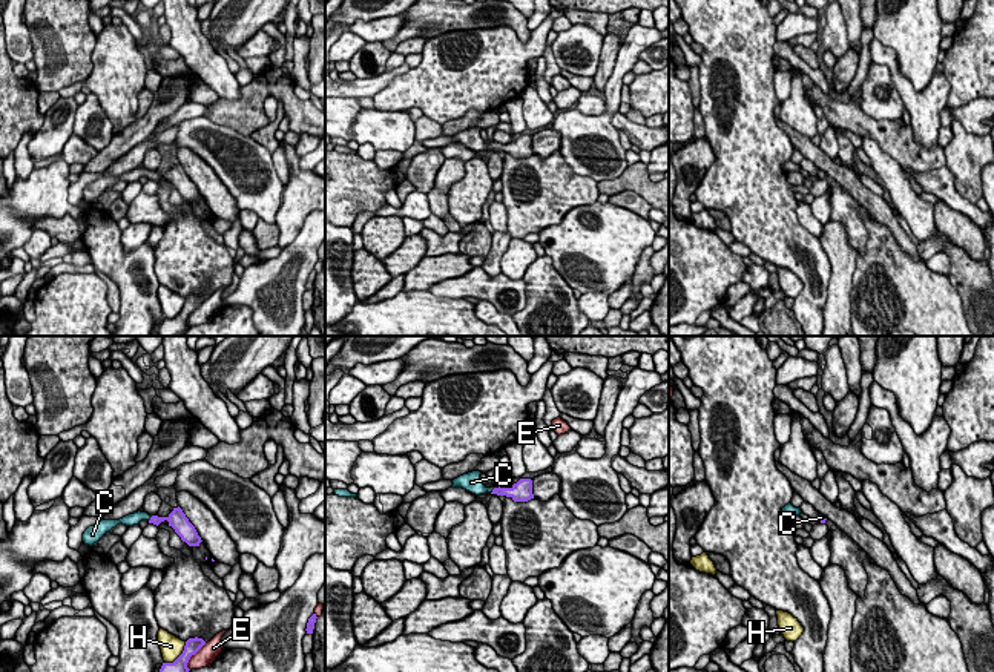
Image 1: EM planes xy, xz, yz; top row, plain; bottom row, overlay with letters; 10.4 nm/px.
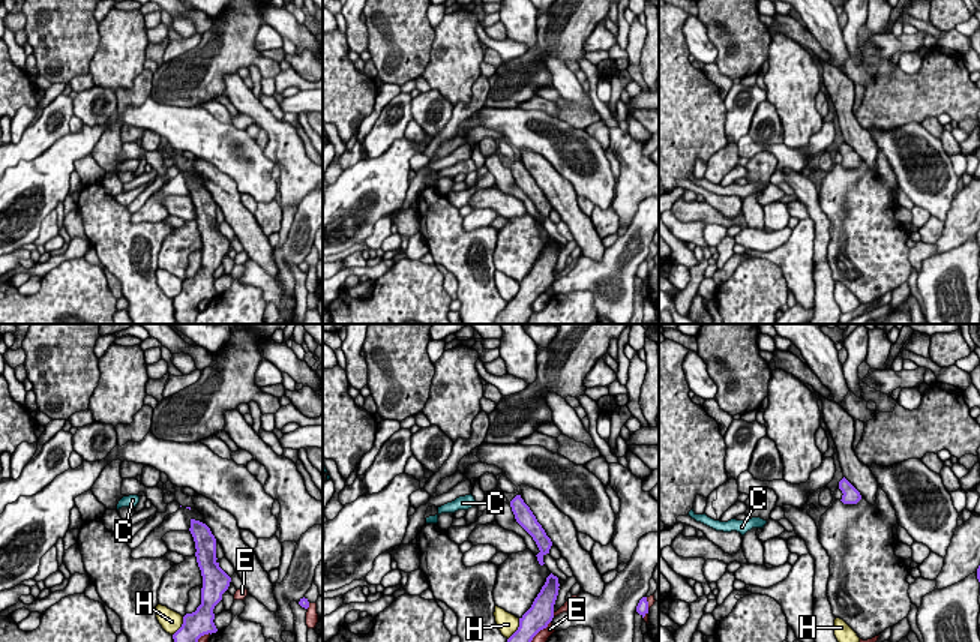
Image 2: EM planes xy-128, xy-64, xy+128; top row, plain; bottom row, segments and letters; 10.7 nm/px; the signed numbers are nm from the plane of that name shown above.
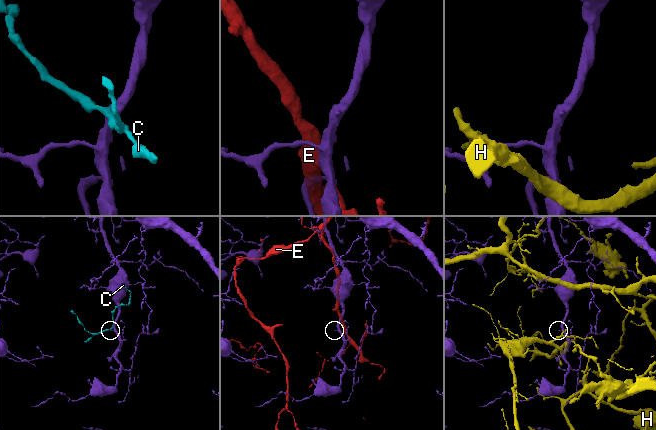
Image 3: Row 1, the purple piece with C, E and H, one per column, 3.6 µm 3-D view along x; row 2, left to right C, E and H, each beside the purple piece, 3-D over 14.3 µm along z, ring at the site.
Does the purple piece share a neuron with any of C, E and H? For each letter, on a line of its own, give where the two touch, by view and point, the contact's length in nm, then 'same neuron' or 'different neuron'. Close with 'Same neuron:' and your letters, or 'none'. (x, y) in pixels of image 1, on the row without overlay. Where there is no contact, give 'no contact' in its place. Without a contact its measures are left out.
C: xz (493, 148) | 70 nm | same neuron
E: xy (192, 310) | 340 nm | different neuron
H: xy (180, 312) | 320 nm | different neuron
Same neuron: C

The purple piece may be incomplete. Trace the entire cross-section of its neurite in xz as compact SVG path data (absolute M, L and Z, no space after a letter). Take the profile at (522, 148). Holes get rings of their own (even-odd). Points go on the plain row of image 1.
M480 127L463 130L453 137L454 141L451 144L463 144L476 152L488 147L491 150L511 153L514 158L528 158L534 155L531 135L520 135L511 144L486 144L480 137L480 130Z

